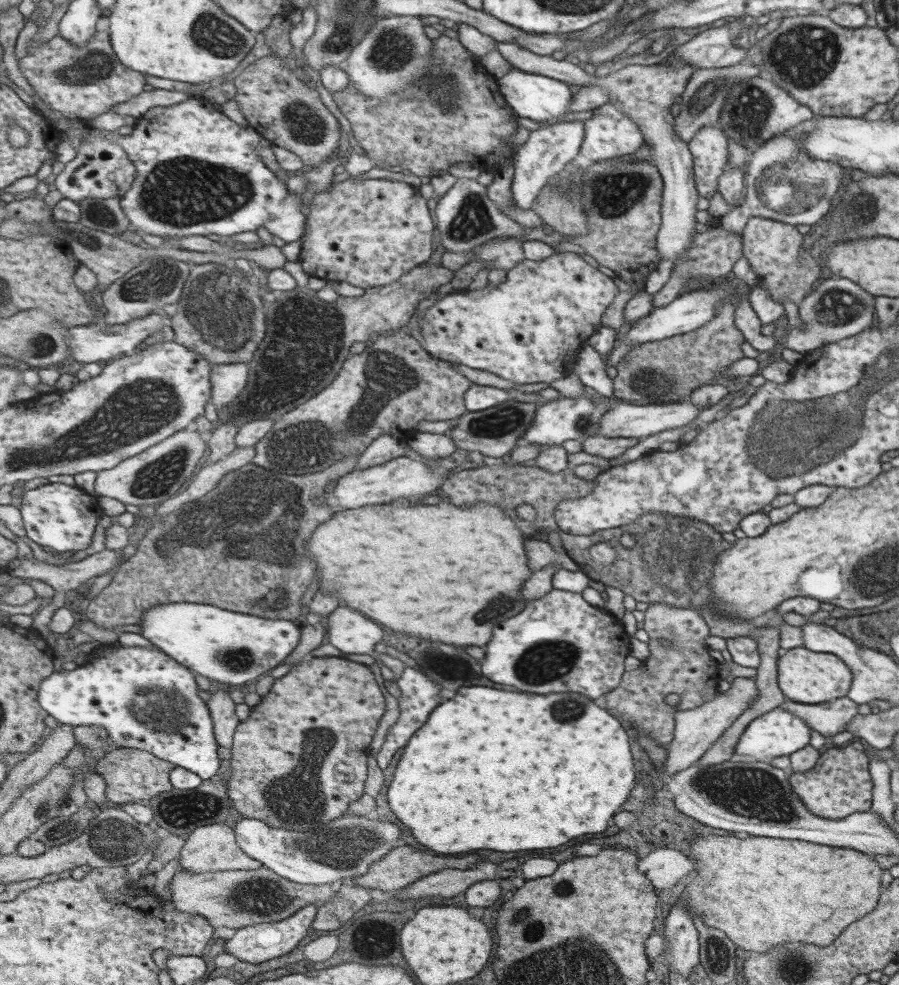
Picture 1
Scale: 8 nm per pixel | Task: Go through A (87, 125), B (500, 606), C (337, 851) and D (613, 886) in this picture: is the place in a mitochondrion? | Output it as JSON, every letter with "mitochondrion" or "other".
{"A":"other","B":"mitochondrion","C":"mitochondrion","D":"other"}

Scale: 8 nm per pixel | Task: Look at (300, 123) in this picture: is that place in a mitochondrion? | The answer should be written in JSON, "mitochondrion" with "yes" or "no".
{"mitochondrion":"yes"}

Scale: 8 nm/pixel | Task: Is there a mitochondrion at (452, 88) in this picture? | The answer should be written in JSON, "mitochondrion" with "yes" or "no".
{"mitochondrion":"yes"}

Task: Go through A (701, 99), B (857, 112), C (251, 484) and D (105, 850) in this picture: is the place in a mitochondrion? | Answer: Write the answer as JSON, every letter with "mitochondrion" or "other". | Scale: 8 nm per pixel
{"A":"mitochondrion","B":"other","C":"mitochondrion","D":"mitochondrion"}

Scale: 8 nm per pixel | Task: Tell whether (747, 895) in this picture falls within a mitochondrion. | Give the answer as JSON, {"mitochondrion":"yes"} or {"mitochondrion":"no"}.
{"mitochondrion":"no"}

